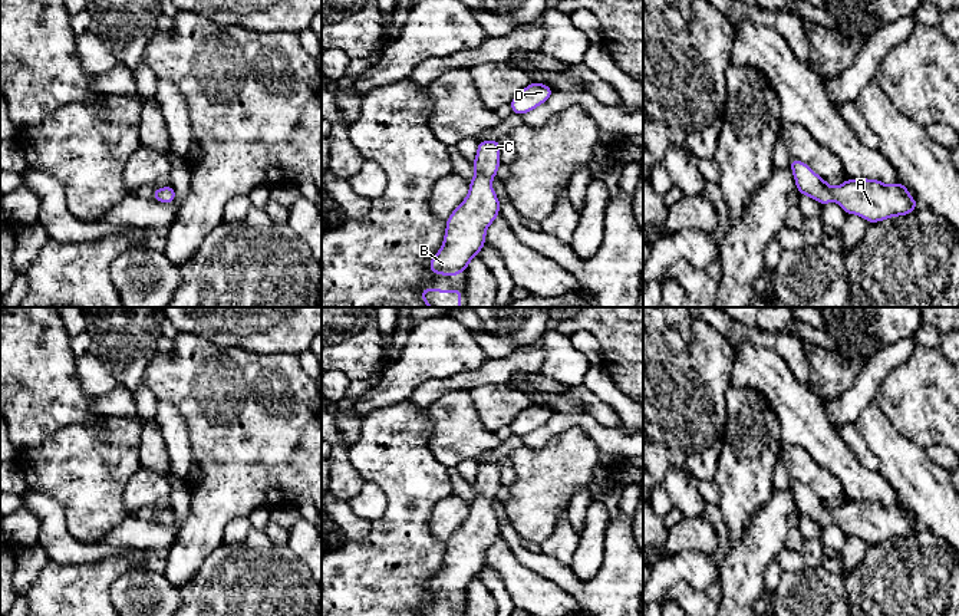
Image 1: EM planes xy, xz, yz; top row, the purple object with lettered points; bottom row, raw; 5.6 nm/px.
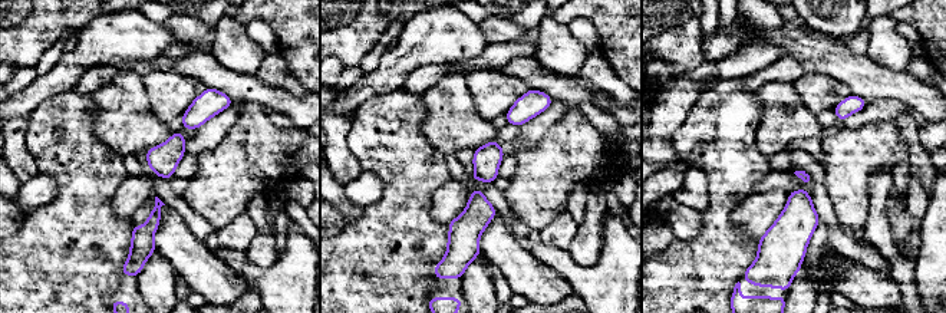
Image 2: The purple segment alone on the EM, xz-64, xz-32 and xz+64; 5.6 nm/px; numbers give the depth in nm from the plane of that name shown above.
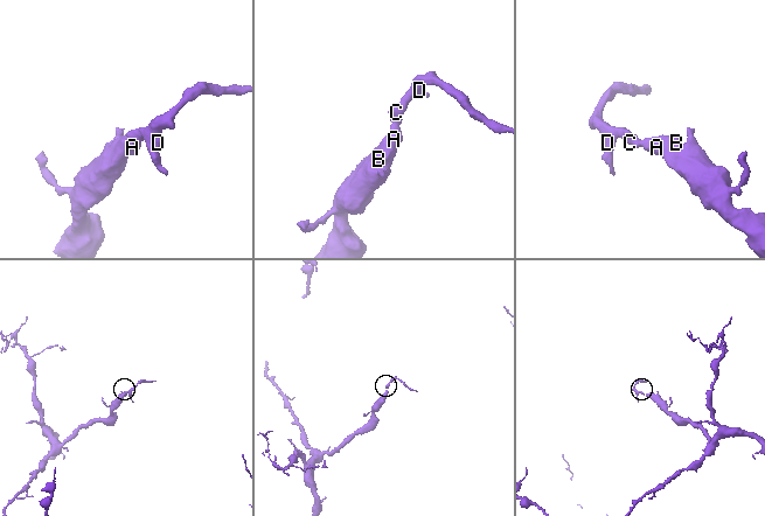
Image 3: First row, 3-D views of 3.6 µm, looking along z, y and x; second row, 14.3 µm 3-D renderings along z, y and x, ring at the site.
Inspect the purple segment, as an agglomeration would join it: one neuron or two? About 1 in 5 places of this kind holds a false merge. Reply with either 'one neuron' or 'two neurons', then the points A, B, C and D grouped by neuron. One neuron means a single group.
one neuron; groups A B C D

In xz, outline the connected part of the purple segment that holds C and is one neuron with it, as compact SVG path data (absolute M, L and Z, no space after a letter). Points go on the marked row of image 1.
M478 141L478 151L472 168L475 177L469 182L465 200L448 217L441 250L431 258L429 271L452 277L465 273L472 257L485 246L487 228L500 214L500 200L495 195L491 179L497 177L500 162L500 141Z

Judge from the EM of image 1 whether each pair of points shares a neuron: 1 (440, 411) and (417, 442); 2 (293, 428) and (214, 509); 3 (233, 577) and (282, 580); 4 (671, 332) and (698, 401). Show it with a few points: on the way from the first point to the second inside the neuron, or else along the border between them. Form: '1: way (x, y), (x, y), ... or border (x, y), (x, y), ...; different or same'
1: border (425, 409), (432, 421), (429, 437), (432, 455); different
2: way (272, 450), (266, 464), (236, 487); same
3: way (244, 577), (250, 580), (270, 580); same
4: way (671, 349), (671, 374), (681, 384); same

